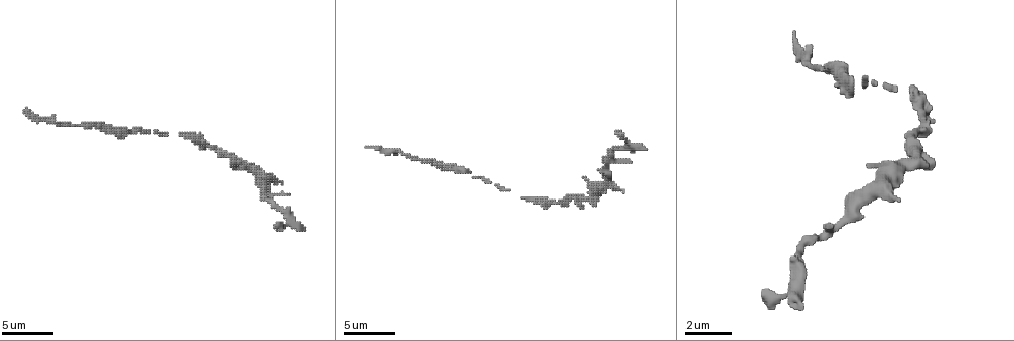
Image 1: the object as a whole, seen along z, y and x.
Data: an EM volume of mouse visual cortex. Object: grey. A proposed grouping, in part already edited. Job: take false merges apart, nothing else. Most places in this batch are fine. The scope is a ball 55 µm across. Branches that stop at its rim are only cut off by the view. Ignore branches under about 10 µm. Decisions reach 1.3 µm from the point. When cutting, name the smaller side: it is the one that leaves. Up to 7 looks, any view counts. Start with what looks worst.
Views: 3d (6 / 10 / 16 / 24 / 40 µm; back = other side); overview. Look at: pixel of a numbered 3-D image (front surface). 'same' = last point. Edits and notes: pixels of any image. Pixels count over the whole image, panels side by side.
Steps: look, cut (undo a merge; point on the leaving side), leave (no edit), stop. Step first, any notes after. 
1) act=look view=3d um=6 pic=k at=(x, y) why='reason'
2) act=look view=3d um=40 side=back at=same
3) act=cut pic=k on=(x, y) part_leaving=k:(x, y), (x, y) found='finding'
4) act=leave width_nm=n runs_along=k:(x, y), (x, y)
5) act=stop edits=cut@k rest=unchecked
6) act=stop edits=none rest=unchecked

act=look view=3d um=6 pic=1 at=(583, 198) why='two arms in line, one across'

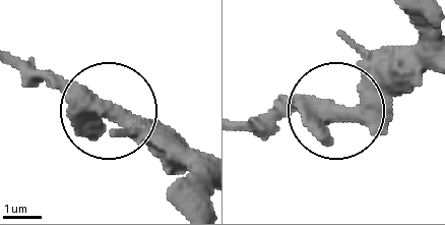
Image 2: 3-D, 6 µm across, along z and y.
act=look view=3d um=6 side=back pic=2 at=(104, 106)

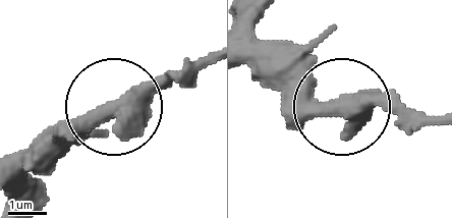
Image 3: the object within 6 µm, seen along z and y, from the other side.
act=leave arms=3 found='one neuron here'

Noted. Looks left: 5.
act=look view=3d um=10 pic=1 at=(524, 197)

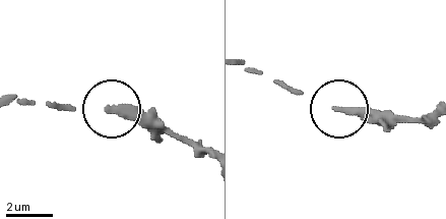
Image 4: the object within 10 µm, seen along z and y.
act=leave width_nm=400 runs_along=4:(343, 109), (289, 88) found='continuous, no second neuron'

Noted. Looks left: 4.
act=look view=3d um=10 pic=1 at=(604, 171) why='sudden change in width'

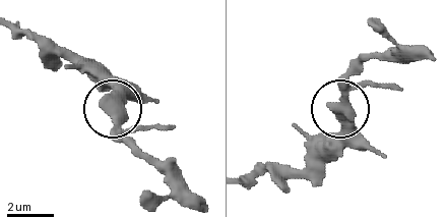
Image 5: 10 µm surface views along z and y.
act=leave width_nm=530 runs_along=5:(244, 179), (308, 163), (341, 128), (339, 105), (353, 72) found='one neuron here'

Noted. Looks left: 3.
act=look view=3d um=16 pic=1 at=(88, 126) why='sudden change in width'

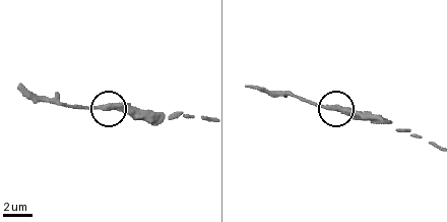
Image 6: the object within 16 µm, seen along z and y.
act=look view=3d um=6 pic=6 at=(108, 107)

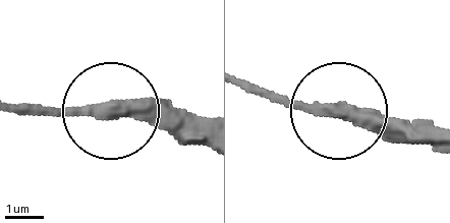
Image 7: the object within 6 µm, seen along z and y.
act=leave found='one neuron here'

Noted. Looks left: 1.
act=stop edits=none rest=unchecked

